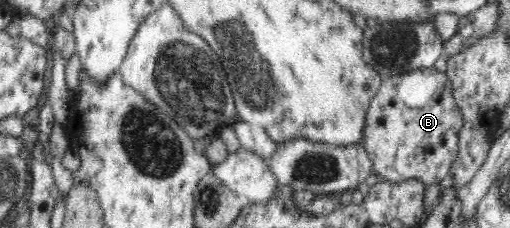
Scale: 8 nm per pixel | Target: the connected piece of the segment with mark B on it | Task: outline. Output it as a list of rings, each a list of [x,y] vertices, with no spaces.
[[[433,66],[384,76],[366,118],[361,143],[380,180],[400,183],[414,179],[430,187],[440,184],[451,173],[458,155],[458,133],[463,116],[445,73]]]

